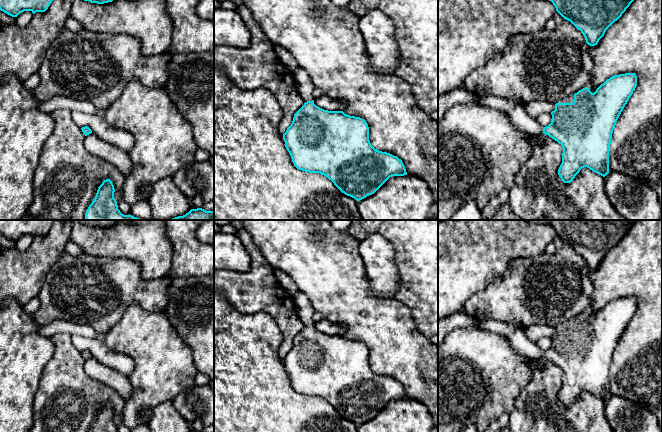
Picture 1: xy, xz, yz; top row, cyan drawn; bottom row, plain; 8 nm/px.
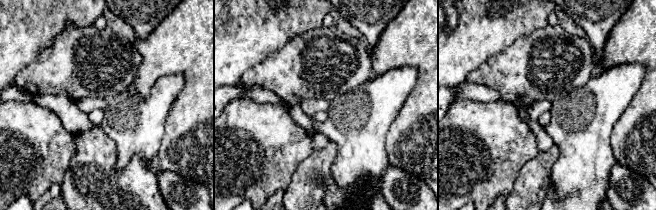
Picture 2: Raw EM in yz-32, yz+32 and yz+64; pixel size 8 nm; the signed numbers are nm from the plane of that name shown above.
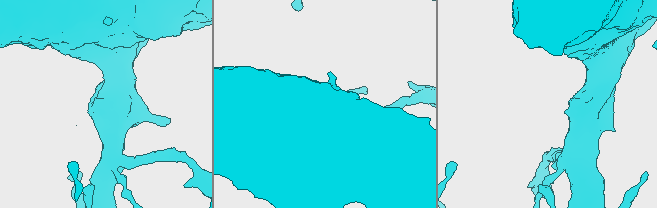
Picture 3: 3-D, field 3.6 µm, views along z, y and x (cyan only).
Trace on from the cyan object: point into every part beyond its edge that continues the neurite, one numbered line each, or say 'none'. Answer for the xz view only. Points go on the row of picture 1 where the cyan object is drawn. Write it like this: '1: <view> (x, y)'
1: xz (303, 82)

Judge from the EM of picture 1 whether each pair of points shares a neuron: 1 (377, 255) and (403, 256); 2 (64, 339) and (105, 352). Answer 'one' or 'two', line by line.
1: two
2: two

